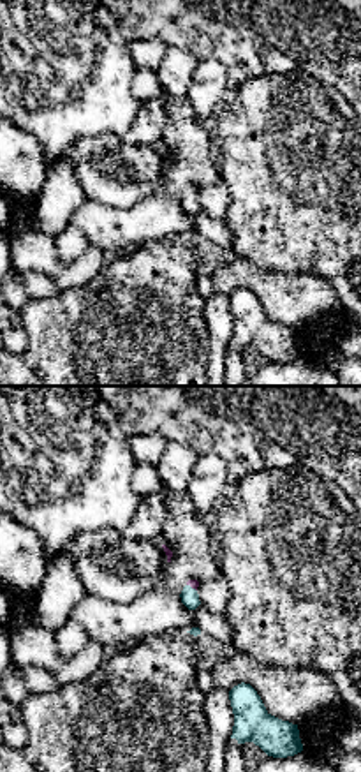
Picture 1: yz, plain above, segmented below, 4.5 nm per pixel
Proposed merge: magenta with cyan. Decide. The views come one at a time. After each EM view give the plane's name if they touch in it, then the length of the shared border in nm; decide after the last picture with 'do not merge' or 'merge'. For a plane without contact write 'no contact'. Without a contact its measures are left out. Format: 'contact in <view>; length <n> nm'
contact in yz; length 60 nm

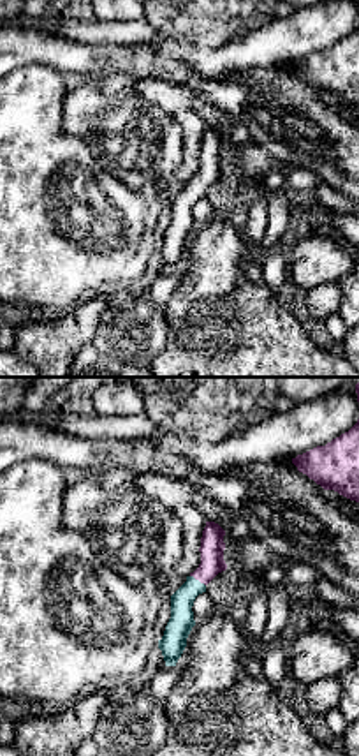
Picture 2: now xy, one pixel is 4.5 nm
contact in xy; length 90 nm

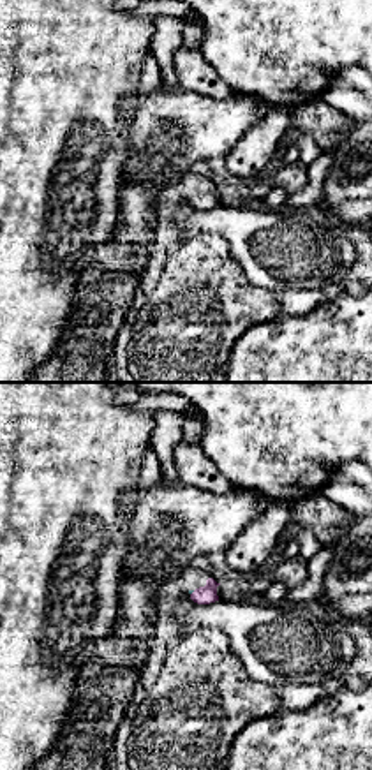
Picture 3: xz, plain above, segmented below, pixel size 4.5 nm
contact in xz; length 30 nm

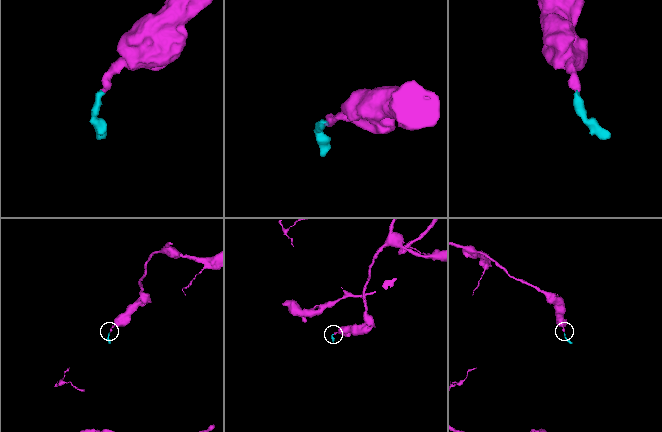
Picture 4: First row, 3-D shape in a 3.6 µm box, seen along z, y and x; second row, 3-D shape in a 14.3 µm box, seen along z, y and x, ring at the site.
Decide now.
merge

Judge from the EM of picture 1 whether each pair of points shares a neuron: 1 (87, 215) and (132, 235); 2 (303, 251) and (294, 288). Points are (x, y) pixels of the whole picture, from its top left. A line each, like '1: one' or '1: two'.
1: one
2: two

